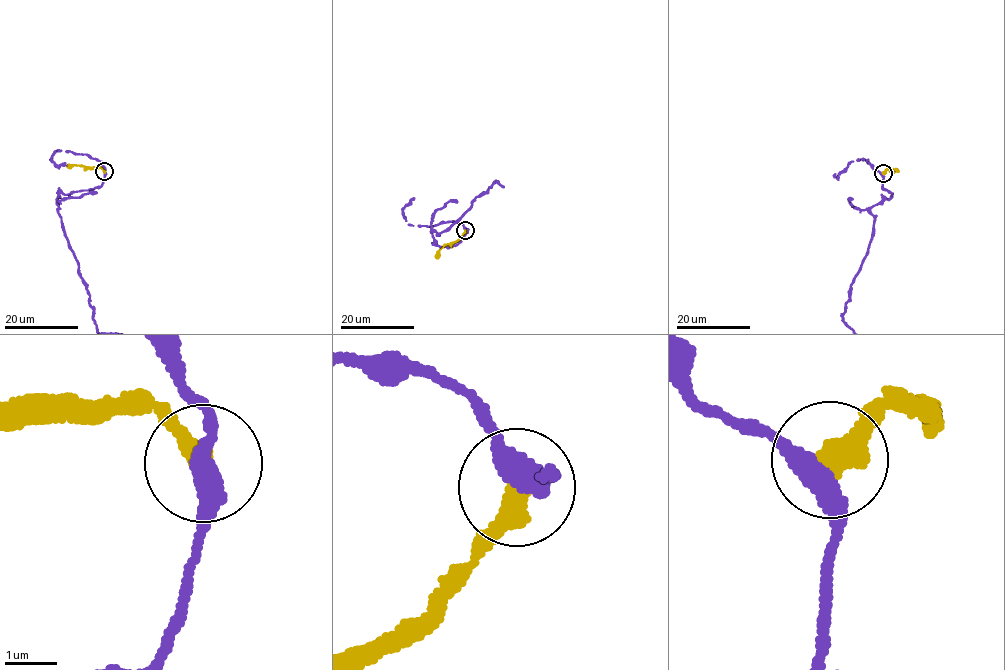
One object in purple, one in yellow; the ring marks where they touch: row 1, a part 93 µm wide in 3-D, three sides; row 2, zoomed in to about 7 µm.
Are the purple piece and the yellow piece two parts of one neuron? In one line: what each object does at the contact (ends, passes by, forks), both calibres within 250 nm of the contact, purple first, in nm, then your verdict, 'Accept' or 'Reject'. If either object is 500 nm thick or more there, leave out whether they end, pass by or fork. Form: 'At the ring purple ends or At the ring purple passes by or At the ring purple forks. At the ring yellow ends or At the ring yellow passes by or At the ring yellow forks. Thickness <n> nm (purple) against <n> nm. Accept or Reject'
At the ring purple passes by. At the ring yellow ends. Thickness 400 nm (purple) against 400 nm. Reject

